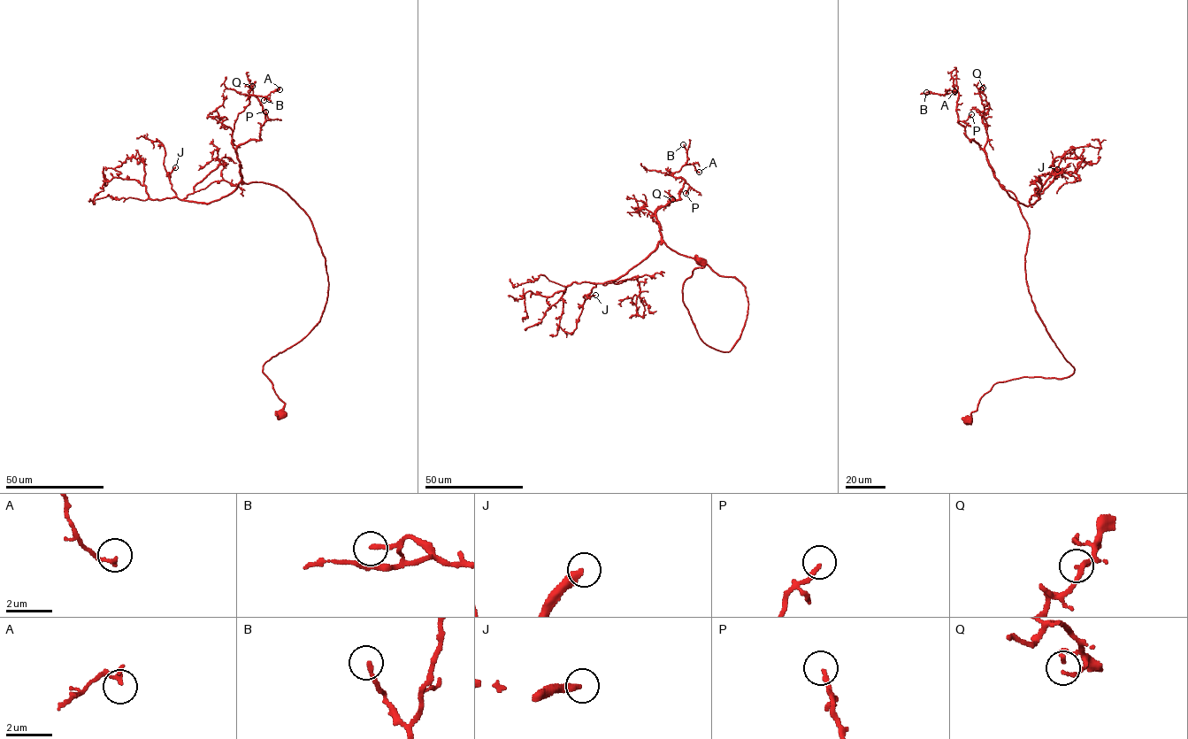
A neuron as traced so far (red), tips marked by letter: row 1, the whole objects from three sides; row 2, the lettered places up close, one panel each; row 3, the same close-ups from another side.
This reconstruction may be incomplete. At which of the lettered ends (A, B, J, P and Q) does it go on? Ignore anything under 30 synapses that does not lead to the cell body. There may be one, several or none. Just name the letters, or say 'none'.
J

